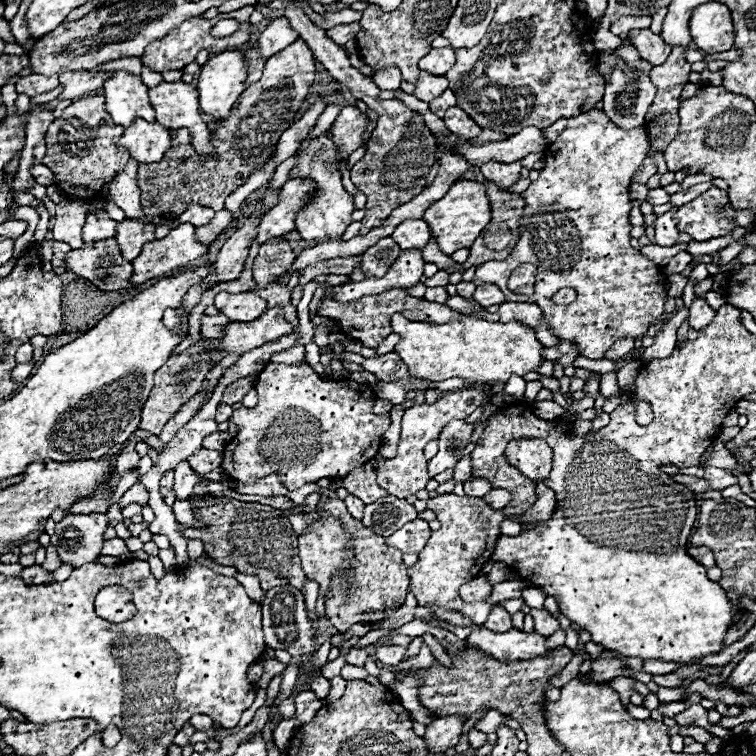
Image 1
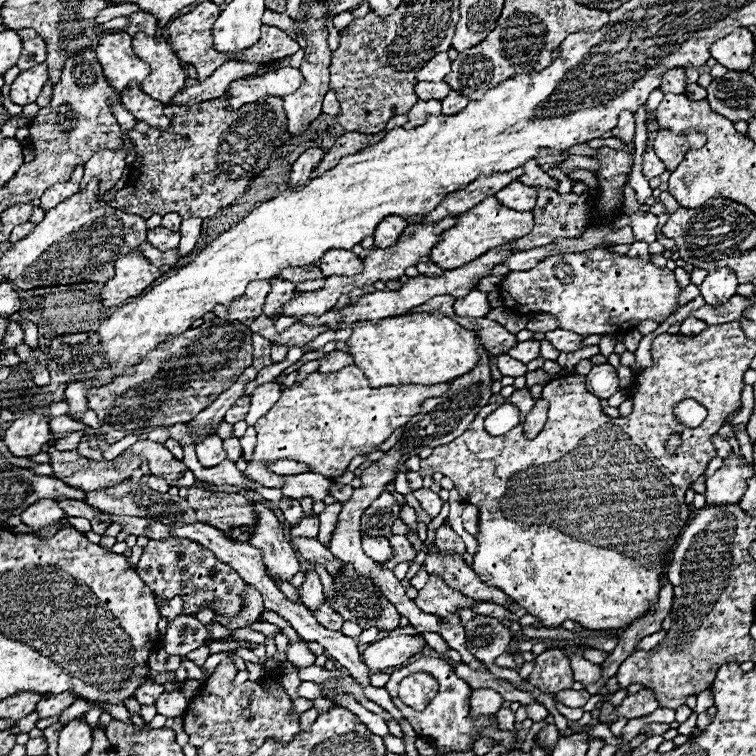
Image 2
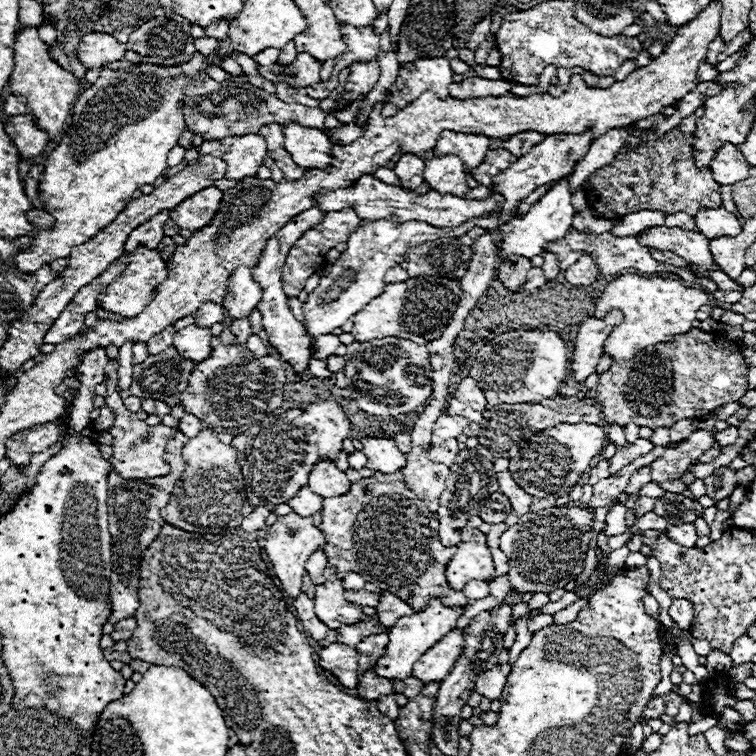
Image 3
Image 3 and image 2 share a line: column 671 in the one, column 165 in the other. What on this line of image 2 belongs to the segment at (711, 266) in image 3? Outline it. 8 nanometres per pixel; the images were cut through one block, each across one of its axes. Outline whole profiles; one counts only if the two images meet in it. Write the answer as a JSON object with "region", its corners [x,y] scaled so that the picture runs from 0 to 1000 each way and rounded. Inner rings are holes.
{"region":[[[204,302],[204,304],[196,304],[196,315],[193,320],[209,331],[225,331],[225,328],[235,328],[235,320],[238,320],[238,310],[235,307],[225,307],[222,302]]]}

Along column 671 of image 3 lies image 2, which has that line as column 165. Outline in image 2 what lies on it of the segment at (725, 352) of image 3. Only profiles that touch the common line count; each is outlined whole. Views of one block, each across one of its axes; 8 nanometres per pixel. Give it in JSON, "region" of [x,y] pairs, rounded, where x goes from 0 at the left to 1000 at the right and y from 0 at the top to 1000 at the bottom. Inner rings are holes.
{"region":[[[294,421],[251,434],[235,447],[222,447],[156,503],[116,519],[116,540],[132,553],[140,585],[151,587],[164,577],[196,574],[209,563],[251,558],[267,540],[275,540],[288,521],[304,513],[333,481],[333,439],[320,426]]]}

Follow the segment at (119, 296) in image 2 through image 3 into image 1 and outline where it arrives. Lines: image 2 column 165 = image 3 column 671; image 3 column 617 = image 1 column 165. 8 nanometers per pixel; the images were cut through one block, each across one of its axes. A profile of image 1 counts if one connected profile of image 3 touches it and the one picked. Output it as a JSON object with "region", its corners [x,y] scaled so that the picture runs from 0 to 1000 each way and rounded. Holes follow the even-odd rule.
{"region":[[[238,296],[225,304],[220,315],[204,317],[188,328],[188,336],[175,344],[177,365],[172,370],[188,376],[206,365],[233,360],[272,333],[275,325],[259,317],[259,302],[254,296]]]}

